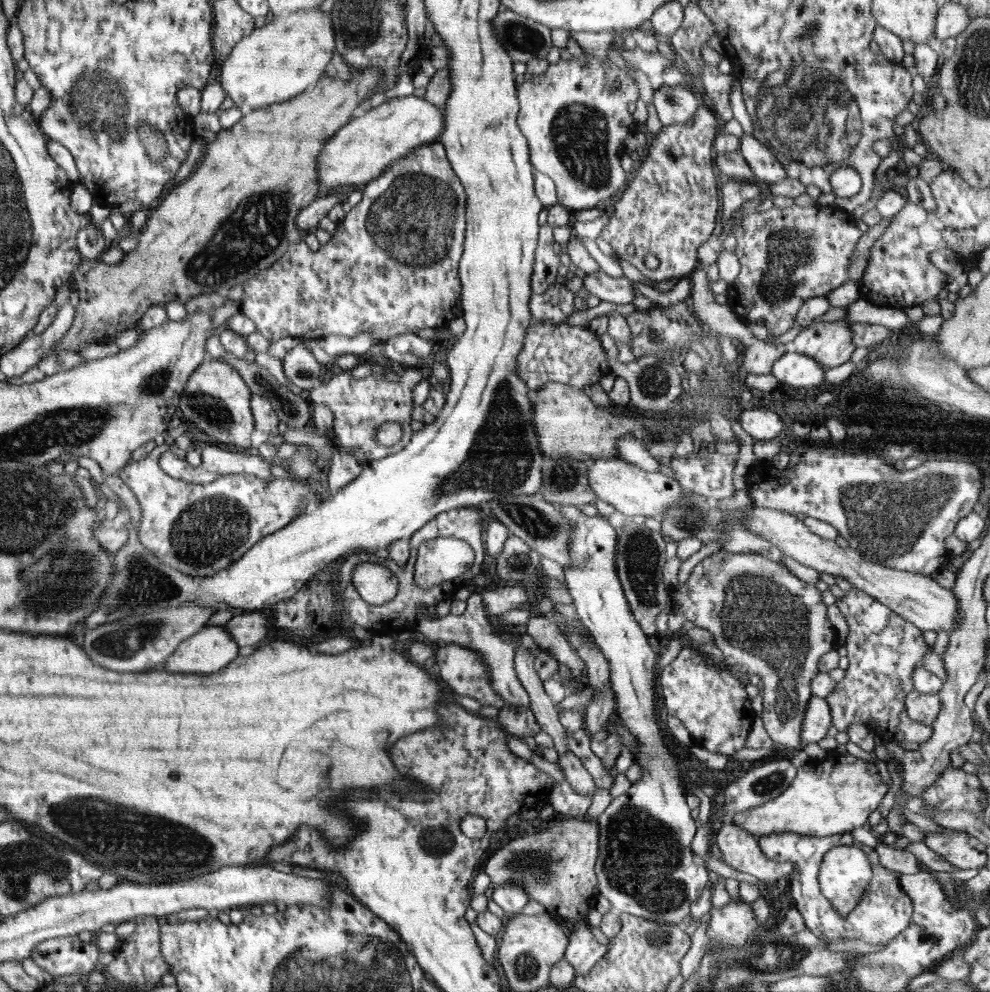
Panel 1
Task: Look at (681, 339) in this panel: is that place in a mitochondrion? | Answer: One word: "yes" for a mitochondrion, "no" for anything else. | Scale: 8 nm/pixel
yes

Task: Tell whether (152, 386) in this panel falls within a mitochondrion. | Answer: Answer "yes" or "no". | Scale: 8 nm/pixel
yes

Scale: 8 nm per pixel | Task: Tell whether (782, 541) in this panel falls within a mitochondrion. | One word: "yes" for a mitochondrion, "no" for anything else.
no

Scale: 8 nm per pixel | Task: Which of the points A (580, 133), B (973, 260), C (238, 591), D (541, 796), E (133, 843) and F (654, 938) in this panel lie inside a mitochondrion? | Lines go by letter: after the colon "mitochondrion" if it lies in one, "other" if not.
A: mitochondrion
B: other
C: other
D: other
E: mitochondrion
F: mitochondrion

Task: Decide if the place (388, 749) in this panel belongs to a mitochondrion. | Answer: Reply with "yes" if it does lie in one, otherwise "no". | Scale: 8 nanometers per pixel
no

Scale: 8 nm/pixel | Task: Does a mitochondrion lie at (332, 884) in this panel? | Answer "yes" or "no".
no

